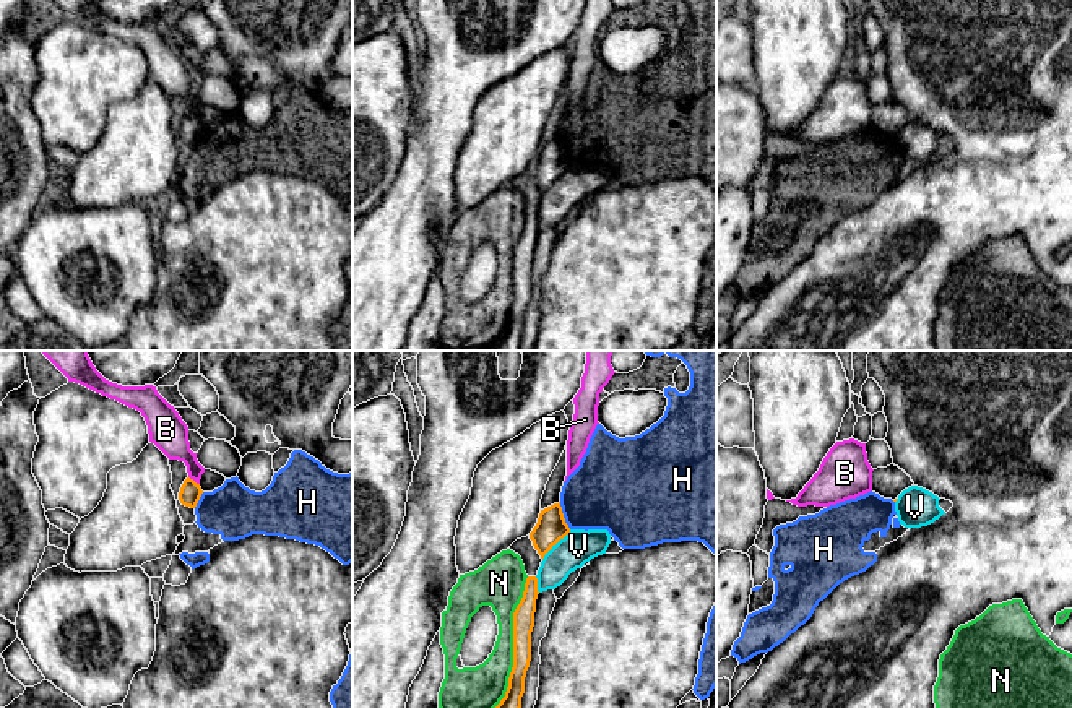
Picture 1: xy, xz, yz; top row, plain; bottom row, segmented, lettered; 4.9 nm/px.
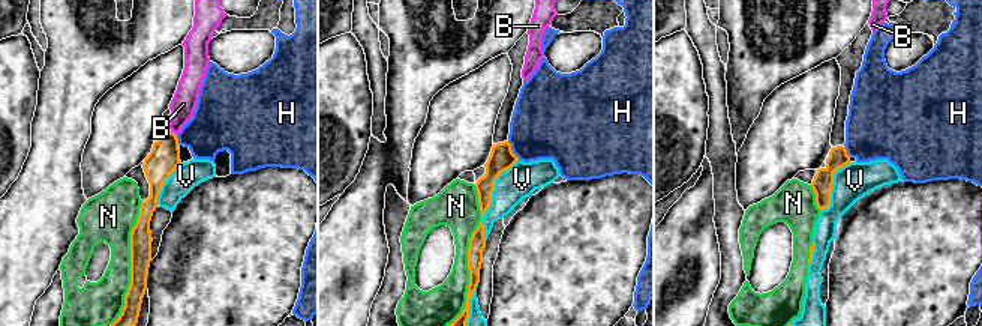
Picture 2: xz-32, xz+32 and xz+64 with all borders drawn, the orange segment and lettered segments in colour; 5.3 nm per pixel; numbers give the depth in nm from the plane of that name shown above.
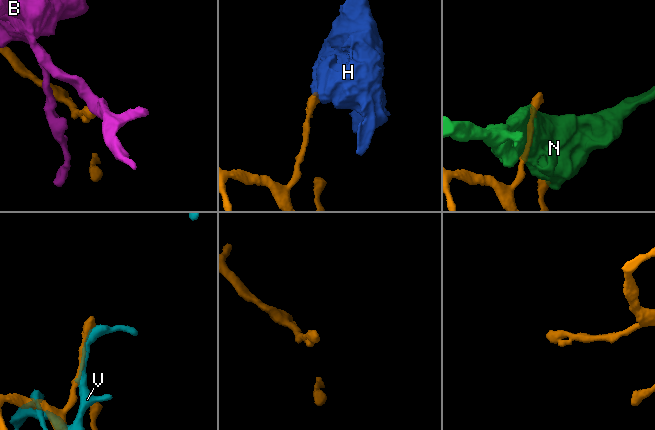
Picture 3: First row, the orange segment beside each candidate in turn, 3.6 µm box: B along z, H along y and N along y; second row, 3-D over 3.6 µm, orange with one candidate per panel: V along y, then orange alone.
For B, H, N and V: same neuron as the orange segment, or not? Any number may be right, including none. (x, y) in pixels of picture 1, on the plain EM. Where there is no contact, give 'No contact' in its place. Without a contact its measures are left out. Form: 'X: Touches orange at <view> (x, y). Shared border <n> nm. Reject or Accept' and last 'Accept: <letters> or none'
B: Touches orange at xy (192, 116). Shared border 70 nm. Reject
H: Touches orange at xz (562, 151). Shared border 150 nm. Reject
N: Touches orange at xz (514, 281). Shared border 700 nm. Reject
V: Touches orange at xz (556, 179). Shared border 200 nm. Reject
Accept: none

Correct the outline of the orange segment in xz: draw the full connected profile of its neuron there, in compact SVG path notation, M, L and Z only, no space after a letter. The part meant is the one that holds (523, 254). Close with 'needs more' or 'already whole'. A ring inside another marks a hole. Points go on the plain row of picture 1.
M528 213L520 240L513 248L513 304L505 333L489 351L520 351L525 313L531 297L531 268L538 235L538 214Z; already whole

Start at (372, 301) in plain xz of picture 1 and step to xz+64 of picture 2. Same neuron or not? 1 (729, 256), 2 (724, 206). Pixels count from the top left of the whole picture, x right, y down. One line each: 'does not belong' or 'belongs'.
1: does not belong
2: does not belong

